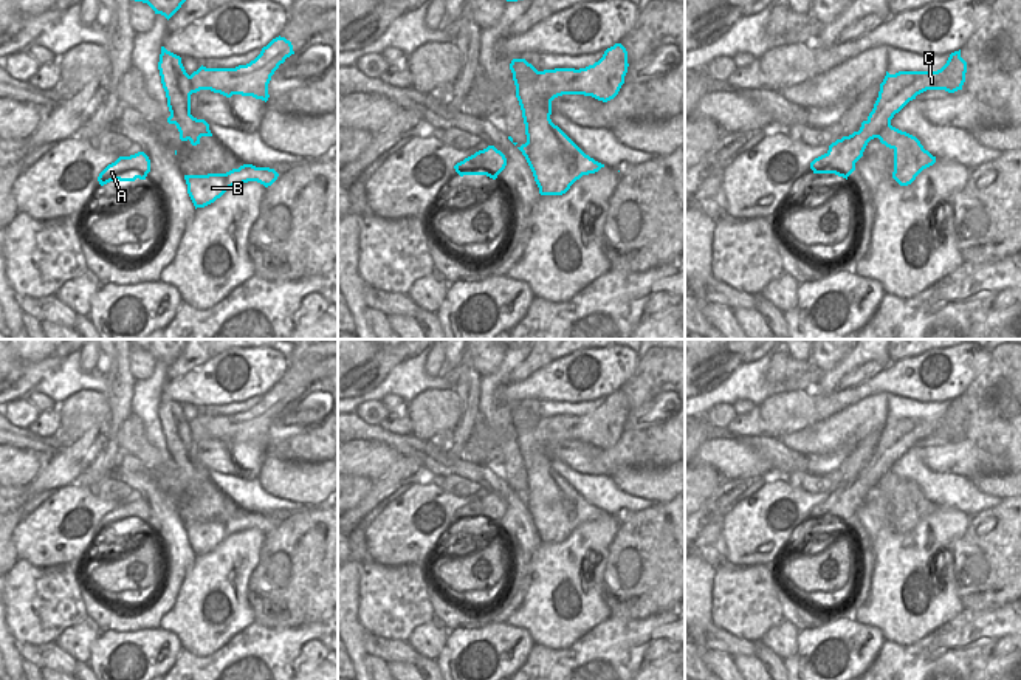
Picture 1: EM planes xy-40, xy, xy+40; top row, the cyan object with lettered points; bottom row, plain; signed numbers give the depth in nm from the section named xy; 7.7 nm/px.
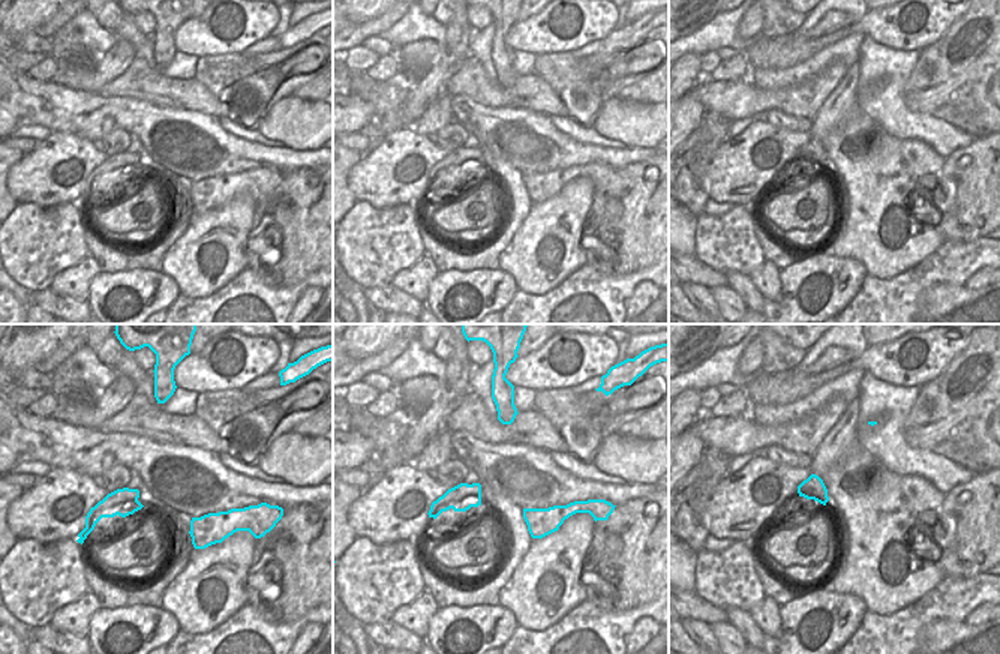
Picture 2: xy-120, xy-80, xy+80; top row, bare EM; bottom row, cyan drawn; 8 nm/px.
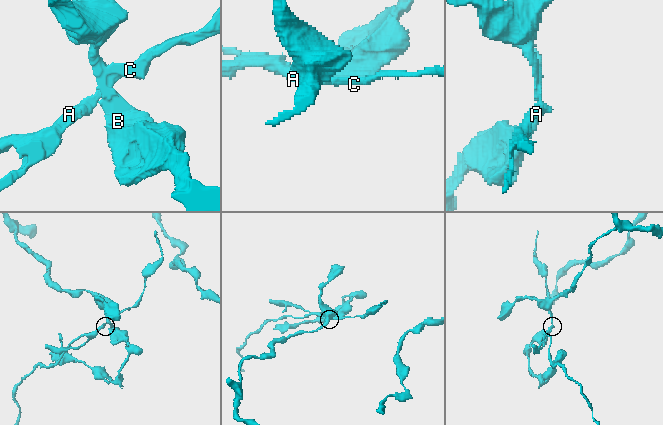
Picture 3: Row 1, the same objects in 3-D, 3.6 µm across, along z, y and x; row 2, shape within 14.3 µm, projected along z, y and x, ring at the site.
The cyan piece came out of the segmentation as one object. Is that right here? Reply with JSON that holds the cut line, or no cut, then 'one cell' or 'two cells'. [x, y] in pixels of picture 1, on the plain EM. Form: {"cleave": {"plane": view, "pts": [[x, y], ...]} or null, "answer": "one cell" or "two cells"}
{"cleave": {"plane": "xy", "pts": [[538, 418], [535, 437], [541, 449], [550, 457]]}, "answer": "two cells"}

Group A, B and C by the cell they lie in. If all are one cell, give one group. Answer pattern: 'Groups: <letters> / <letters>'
Groups: A C / B

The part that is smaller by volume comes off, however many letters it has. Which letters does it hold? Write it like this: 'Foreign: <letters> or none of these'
Foreign: A, C

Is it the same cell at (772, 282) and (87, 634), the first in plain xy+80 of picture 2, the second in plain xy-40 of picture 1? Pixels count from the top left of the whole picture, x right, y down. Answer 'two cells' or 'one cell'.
one cell

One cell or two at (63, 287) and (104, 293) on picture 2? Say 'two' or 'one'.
two

